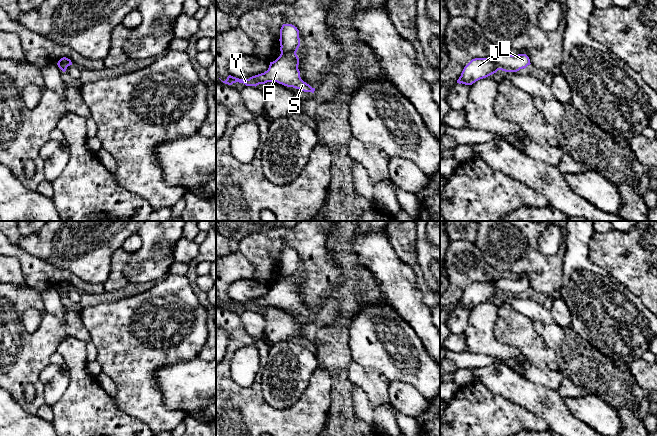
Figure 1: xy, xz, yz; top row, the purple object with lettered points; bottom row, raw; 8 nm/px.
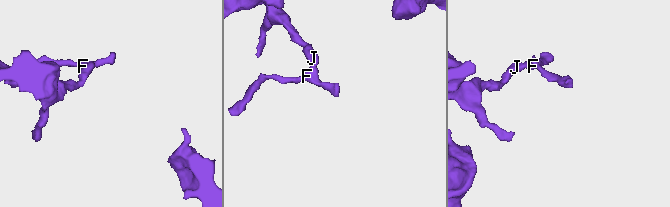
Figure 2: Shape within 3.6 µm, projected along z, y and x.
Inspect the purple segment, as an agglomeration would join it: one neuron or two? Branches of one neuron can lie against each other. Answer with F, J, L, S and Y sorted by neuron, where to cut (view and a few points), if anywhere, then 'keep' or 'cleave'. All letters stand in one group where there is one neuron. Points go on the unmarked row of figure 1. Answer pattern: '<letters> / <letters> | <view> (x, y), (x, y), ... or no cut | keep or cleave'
F L S Y / J | xz (295, 276), (281, 277) | cleave

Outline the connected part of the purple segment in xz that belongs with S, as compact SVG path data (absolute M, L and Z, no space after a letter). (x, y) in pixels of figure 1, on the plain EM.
M281 277L275 285L270 286L268 294L264 297L252 300L249 303L239 303L229 299L227 303L222 306L228 309L239 306L246 310L255 311L267 306L277 306L287 311L314 317L315 312L312 312L301 303L298 289L299 282L296 277Z

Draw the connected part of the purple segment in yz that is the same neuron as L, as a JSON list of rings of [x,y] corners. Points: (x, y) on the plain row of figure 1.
[[[503,278],[495,282],[495,287],[499,294],[505,296],[517,296],[531,288],[526,278]]]

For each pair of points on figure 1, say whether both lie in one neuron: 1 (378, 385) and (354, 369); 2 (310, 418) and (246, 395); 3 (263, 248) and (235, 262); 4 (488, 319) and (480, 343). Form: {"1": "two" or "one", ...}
{"1": "one", "2": "one", "3": "two", "4": "one"}

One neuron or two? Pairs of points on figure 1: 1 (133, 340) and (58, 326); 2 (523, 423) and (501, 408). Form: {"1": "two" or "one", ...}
{"1": "two", "2": "one"}

